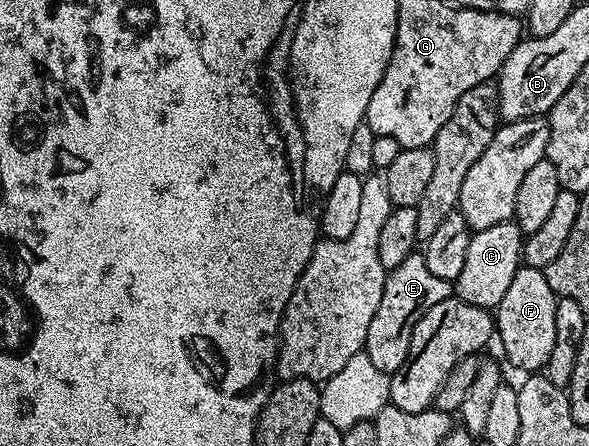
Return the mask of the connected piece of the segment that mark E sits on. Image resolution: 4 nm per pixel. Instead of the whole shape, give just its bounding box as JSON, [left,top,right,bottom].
[364,252,452,374]

